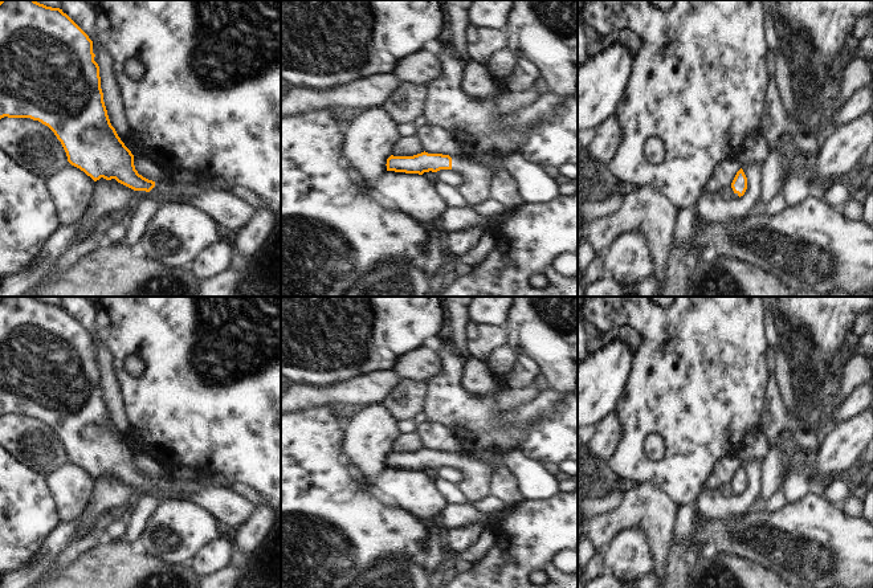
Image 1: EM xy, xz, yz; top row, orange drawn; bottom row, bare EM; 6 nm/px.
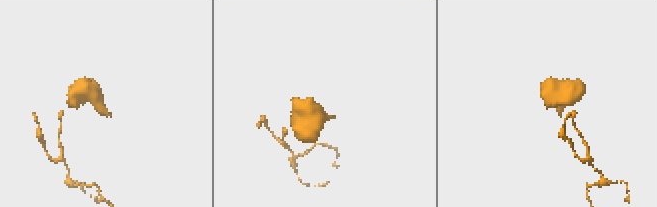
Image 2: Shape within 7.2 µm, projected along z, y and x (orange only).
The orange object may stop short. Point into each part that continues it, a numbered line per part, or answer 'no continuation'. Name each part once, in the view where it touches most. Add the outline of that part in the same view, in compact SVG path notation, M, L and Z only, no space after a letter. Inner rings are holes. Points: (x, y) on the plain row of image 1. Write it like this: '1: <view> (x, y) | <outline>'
1: xz (476, 473) | M464 450L450 454L452 466L461 471L457 489L462 491L468 503L489 495L491 477L495 473L494 465Z

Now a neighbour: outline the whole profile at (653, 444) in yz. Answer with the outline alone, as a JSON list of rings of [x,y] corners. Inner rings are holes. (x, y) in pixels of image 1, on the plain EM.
[[[649,433],[644,440],[644,452],[653,461],[662,461],[665,457],[665,440],[658,433]]]

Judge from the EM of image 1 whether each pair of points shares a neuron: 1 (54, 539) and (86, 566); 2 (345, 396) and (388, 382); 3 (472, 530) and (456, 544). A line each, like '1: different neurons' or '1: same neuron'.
1: different neurons
2: same neuron
3: same neuron

